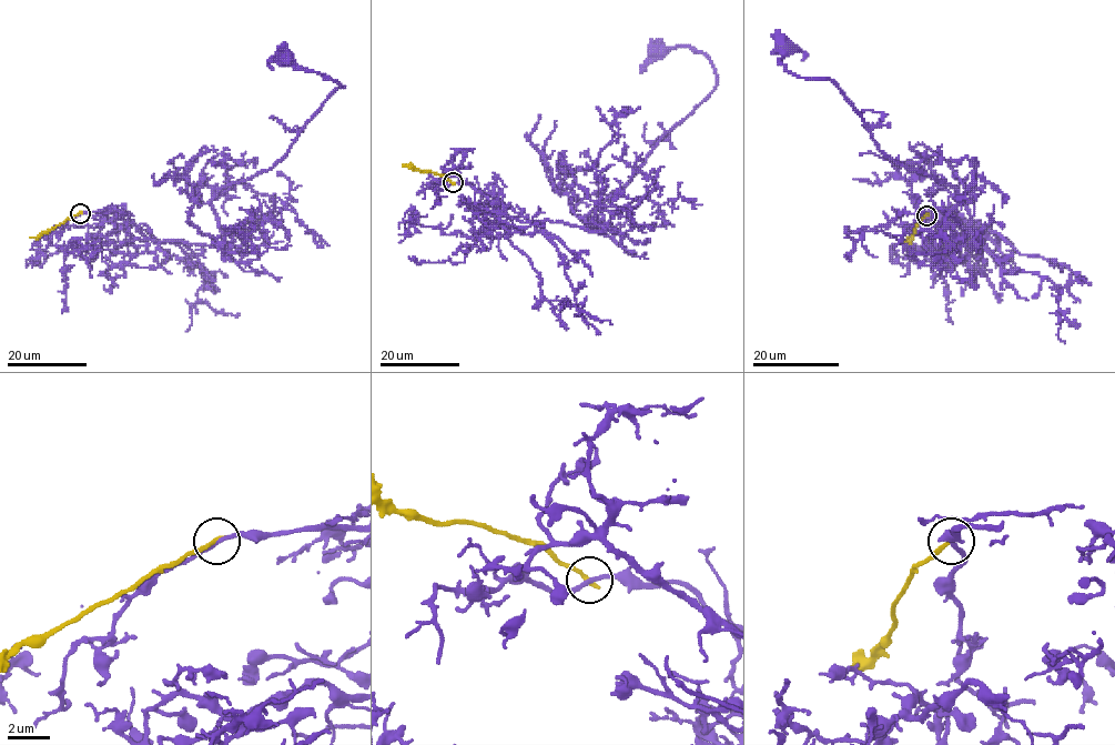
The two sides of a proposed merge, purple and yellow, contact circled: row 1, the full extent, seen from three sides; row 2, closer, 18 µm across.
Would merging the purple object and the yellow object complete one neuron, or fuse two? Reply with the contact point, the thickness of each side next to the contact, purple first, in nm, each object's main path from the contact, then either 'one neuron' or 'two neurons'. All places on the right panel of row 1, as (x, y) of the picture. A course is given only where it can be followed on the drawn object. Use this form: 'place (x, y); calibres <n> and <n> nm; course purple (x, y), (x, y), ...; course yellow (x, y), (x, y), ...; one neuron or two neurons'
place (926, 215); calibres 200 and 220 nm; course purple (926, 215), (953, 208), (979, 251), (951, 184), (891, 160), (843, 93), (786, 68), (783, 49); course yellow (926, 215), (920, 220), (910, 241); two neurons

